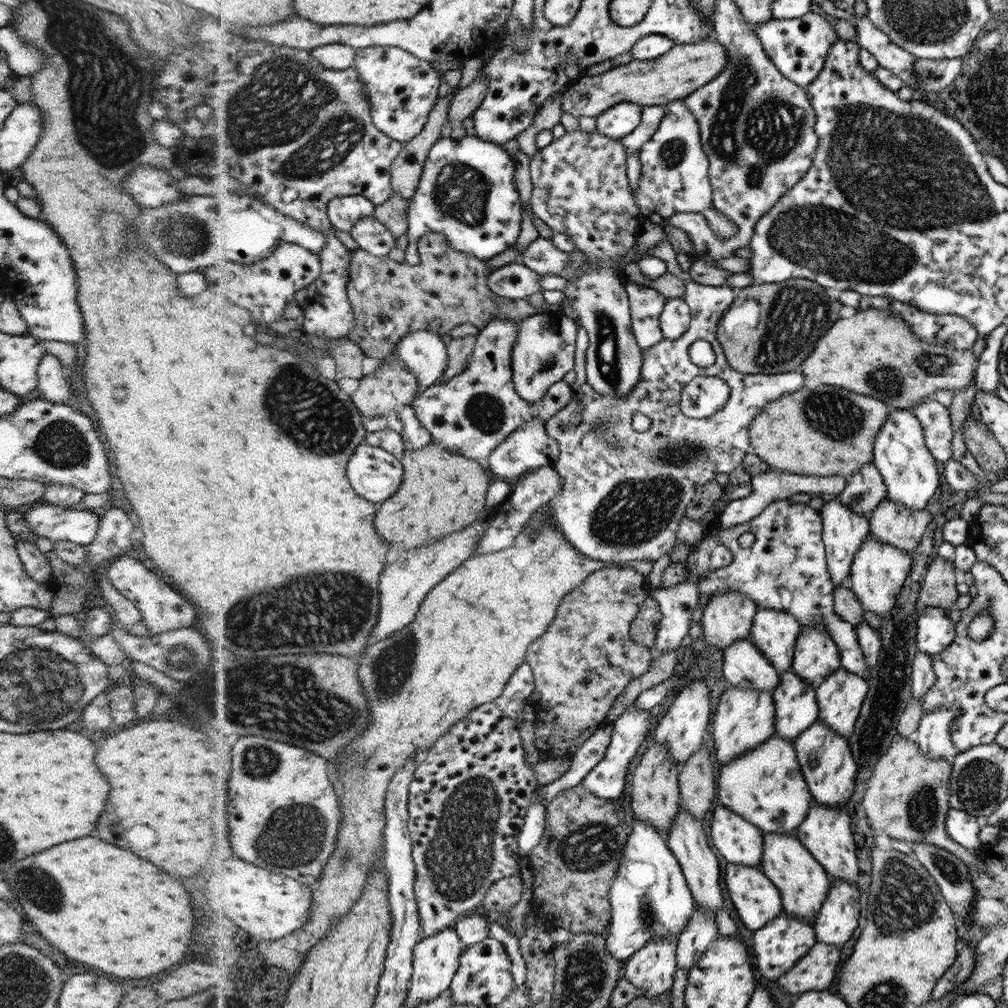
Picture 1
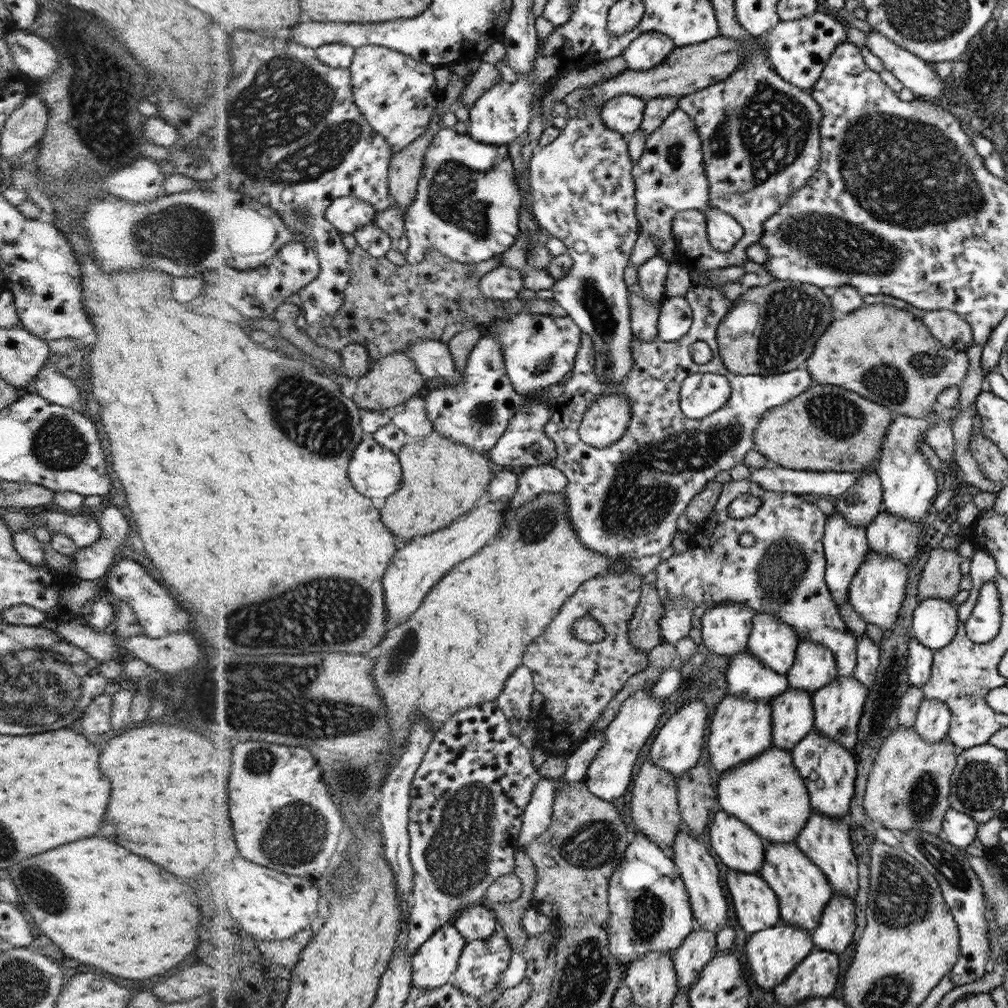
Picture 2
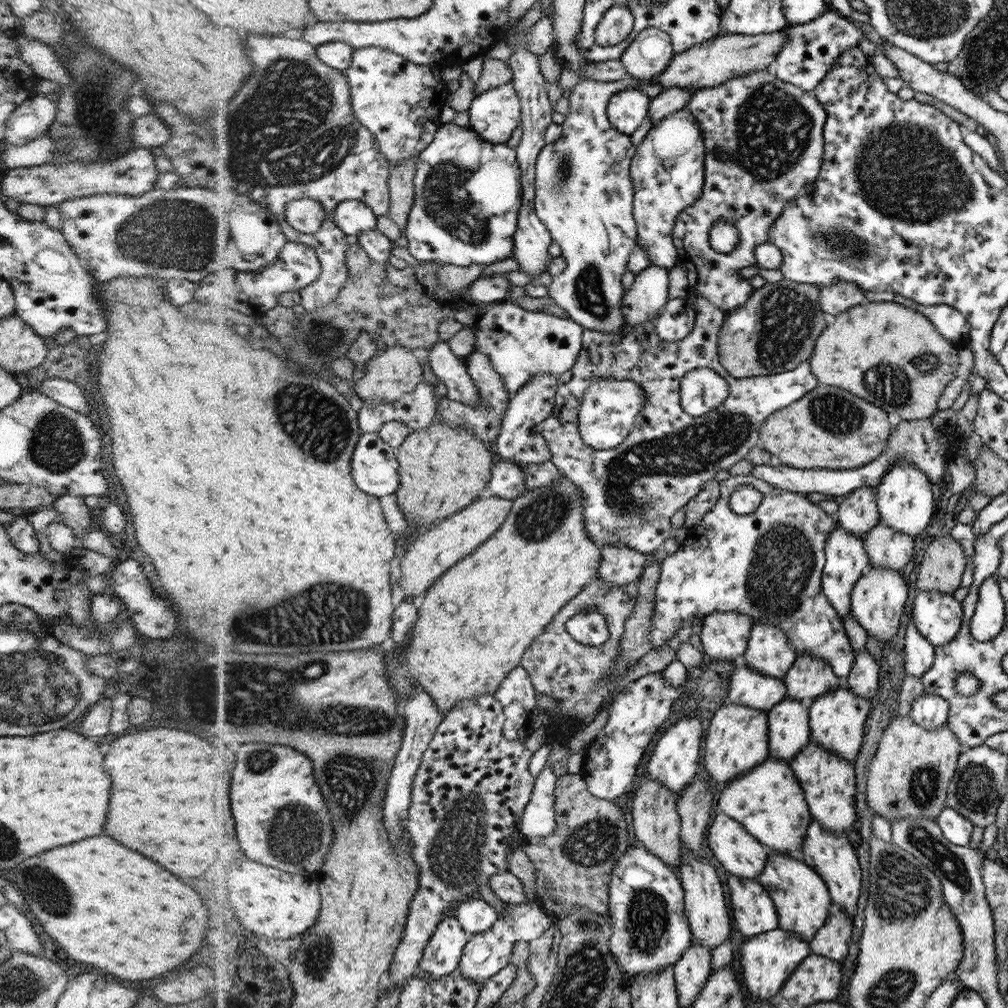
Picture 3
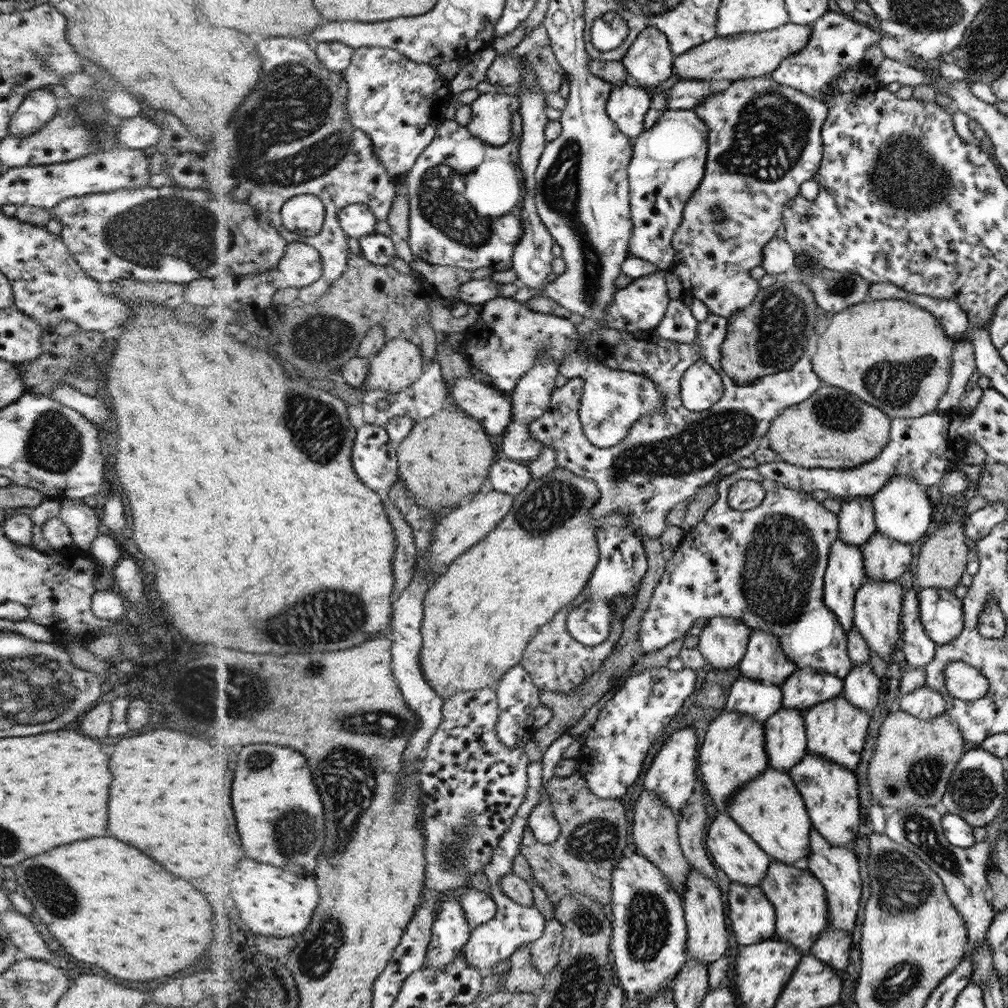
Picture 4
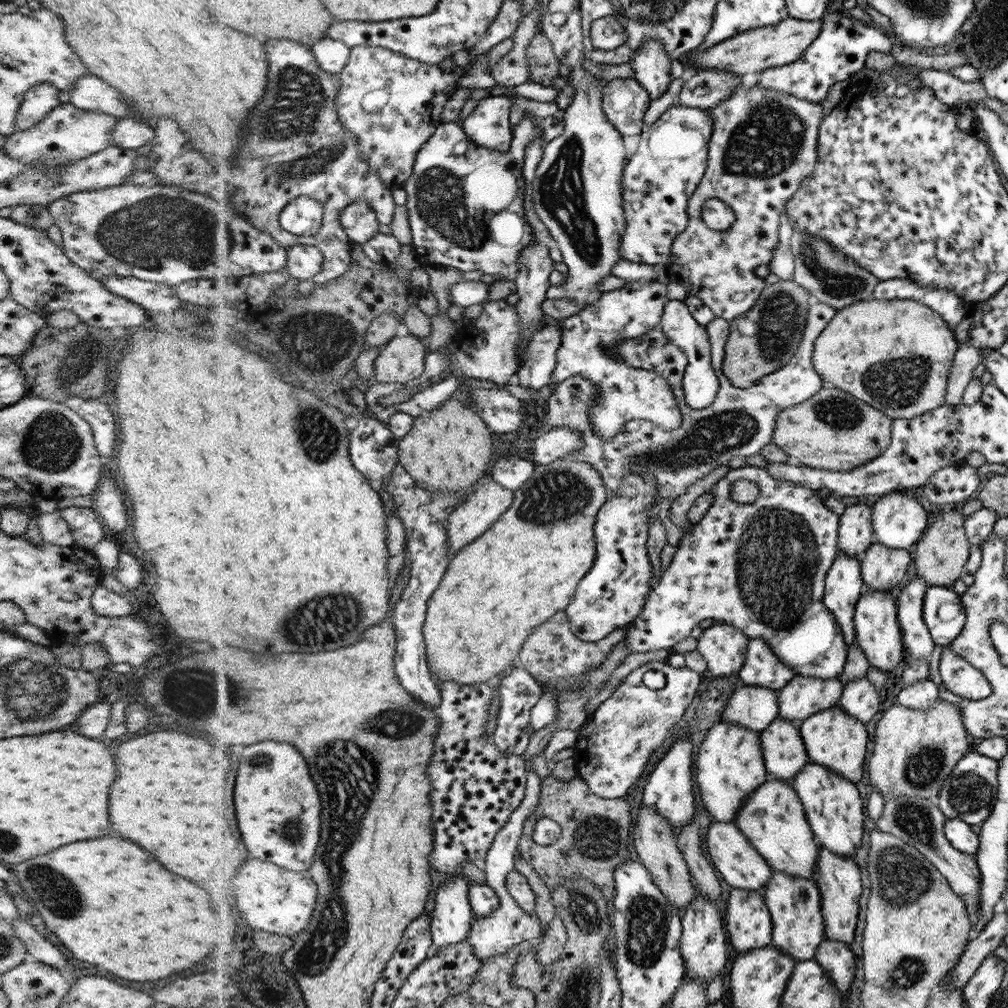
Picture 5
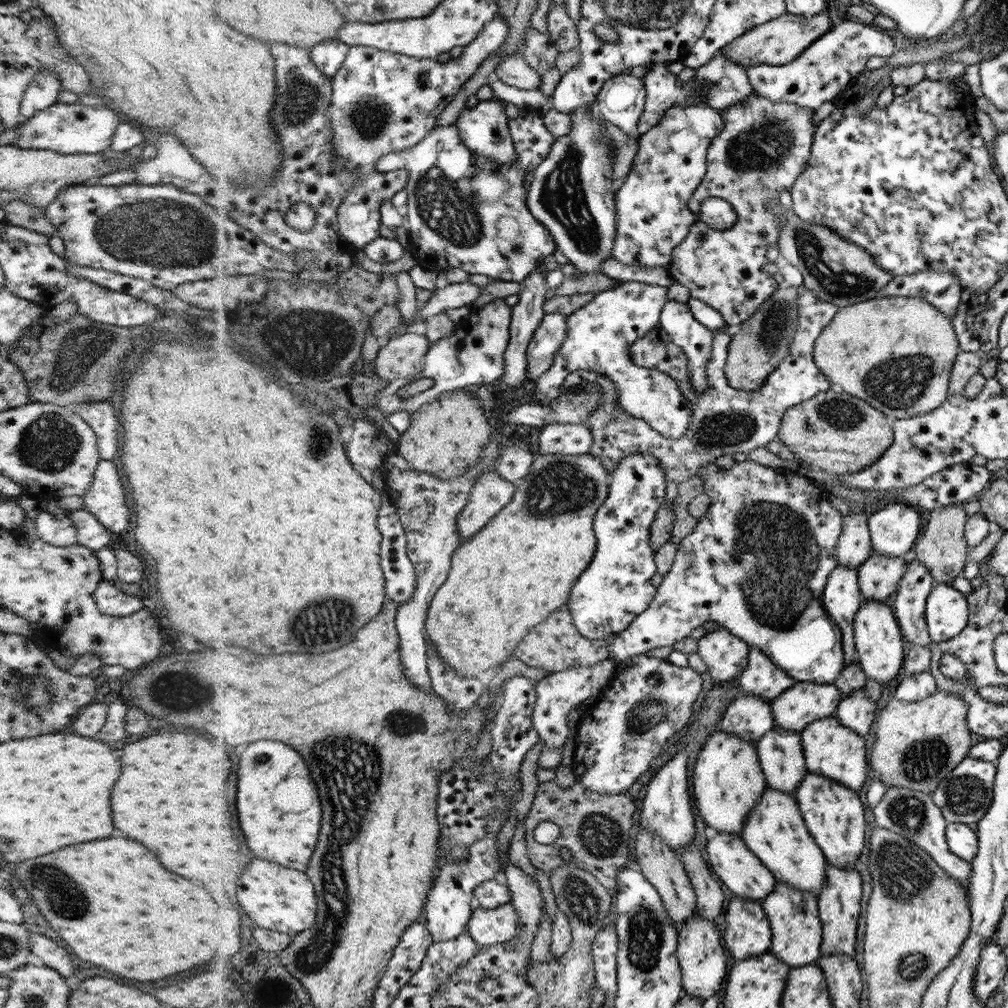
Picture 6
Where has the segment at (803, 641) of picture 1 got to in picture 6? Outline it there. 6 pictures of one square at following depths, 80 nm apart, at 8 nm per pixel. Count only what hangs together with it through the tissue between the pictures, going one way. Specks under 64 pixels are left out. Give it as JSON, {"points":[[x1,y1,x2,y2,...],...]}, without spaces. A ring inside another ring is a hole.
{"points":[[795,681,794,686,771,701,775,725,800,734,808,723,834,715,841,699,835,683]]}

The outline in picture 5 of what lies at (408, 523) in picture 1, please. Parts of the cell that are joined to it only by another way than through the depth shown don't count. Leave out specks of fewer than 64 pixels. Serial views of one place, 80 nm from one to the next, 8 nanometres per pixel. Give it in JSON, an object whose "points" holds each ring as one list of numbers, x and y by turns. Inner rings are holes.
{"points":[[450,399,440,408,426,412,415,419,412,432,400,441,400,461,419,482,420,486,431,492,464,492,470,493,472,486,486,474,488,462,492,458,492,434,483,417,475,413,468,403]]}

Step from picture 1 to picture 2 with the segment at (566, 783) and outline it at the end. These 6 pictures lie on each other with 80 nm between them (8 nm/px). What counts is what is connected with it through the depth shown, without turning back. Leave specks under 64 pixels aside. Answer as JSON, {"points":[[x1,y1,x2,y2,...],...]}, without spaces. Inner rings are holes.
{"points":[[604,730,588,736,585,741,565,756,567,761,566,781,578,782,587,775,587,770,602,748,604,742]]}

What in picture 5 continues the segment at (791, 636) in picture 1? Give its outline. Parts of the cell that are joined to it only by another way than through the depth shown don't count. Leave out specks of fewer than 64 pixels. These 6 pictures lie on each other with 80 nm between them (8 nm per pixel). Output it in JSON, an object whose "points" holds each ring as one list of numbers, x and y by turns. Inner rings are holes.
{"points":[[761,638,750,640,746,662,738,673,742,684,769,688,776,692,786,687,797,675,792,667,776,656,768,641]]}

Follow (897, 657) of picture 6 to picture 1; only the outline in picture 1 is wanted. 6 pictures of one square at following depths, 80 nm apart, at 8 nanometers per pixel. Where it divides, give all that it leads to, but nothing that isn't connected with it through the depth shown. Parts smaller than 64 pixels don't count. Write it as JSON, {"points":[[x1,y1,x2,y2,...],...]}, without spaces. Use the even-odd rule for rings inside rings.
{"points":[[868,536,864,540,863,546,856,551,848,578,852,590,855,592,856,600,862,604,864,611,876,612,882,618,889,617,889,612,894,608,896,598,910,572,910,566,912,566,912,558,909,553]]}

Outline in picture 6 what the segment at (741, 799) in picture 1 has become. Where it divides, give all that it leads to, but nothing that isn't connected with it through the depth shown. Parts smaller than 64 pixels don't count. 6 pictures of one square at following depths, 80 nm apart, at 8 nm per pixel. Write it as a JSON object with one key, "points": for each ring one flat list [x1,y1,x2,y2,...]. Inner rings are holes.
{"points":[[768,787,768,790,764,791,764,798,760,799,755,810,748,816,747,826,744,827,741,837,747,848,771,870,778,882,819,896,828,880,827,858,807,829,802,810,799,809,794,795]]}

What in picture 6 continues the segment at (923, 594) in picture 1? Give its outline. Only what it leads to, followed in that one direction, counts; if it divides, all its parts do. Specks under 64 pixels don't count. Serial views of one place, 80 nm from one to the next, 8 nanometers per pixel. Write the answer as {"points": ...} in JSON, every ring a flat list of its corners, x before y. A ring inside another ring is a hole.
{"points":[[963,504,946,505,937,507,930,513,930,519,923,535,916,541,914,552,918,560,926,561,927,568,935,577,937,583,948,583,962,575,968,560,970,547,965,539,965,522,968,515]]}

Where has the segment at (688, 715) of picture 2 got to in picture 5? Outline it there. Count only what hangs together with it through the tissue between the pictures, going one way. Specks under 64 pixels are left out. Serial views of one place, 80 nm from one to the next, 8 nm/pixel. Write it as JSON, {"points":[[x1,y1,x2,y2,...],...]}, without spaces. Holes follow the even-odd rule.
{"points":[[688,738,678,740,664,758,650,772,648,784,644,786,643,805,650,810,658,810,666,818,670,828,682,832,694,814,694,794,692,794,692,742]]}

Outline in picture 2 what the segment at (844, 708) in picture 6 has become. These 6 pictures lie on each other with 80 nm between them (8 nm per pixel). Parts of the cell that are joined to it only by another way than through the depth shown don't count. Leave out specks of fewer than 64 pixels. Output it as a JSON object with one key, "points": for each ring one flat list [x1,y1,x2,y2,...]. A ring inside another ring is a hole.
{"points":[[866,634,859,638,858,666,851,676,865,684,868,690,875,684,881,654,879,644,874,643]]}

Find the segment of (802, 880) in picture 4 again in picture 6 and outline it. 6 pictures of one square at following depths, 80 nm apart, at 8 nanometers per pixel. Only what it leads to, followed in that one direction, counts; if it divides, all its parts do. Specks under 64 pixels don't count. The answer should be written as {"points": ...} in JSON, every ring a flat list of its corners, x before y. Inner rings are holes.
{"points":[[778,882,774,892,762,900,761,904,770,921,772,932,769,952,779,957,790,968,818,964,823,945,823,923,819,916,818,896,790,884]]}

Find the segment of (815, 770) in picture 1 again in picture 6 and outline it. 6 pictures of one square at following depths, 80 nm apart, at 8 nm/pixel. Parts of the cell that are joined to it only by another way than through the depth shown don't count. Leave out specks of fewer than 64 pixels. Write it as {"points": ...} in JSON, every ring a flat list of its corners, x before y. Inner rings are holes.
{"points":[[808,772,794,792,794,798,798,801,811,836,826,854,827,864,836,868,853,867,866,838,866,810,856,791,821,774]]}

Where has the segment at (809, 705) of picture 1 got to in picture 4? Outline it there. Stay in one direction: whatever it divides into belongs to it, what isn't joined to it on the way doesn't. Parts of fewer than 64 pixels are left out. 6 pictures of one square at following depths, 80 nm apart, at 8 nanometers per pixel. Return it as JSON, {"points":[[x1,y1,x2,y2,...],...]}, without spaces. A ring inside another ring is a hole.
{"points":[[782,706,768,720,765,720,763,727,766,729,766,751,770,761,769,766,776,770,790,772,792,767,802,762,808,752,804,712]]}

